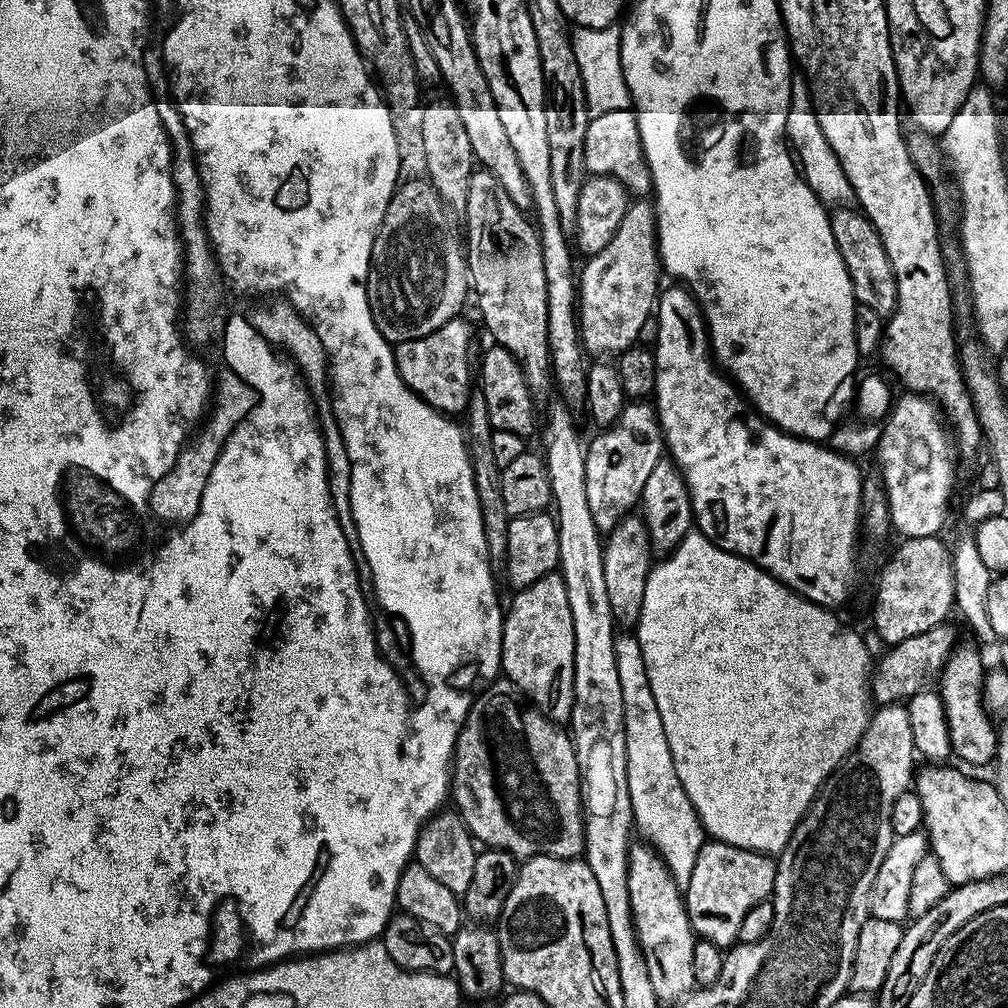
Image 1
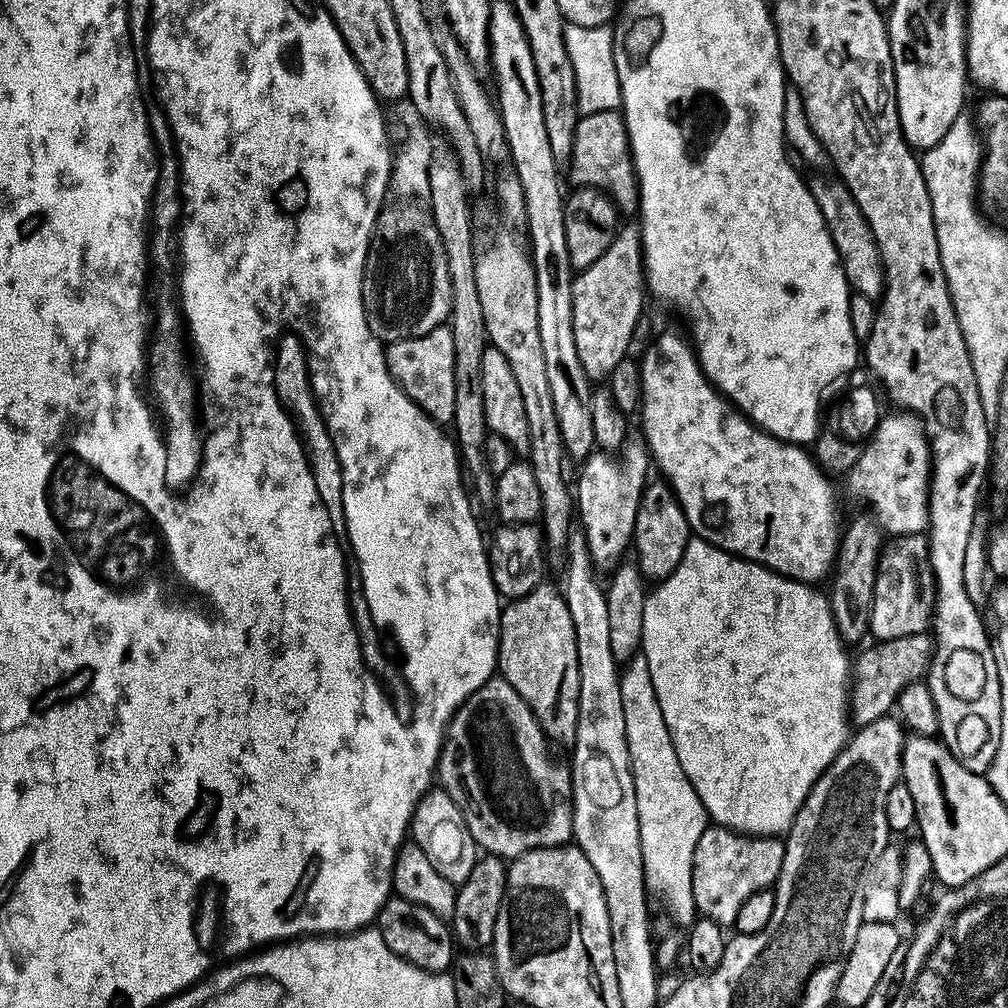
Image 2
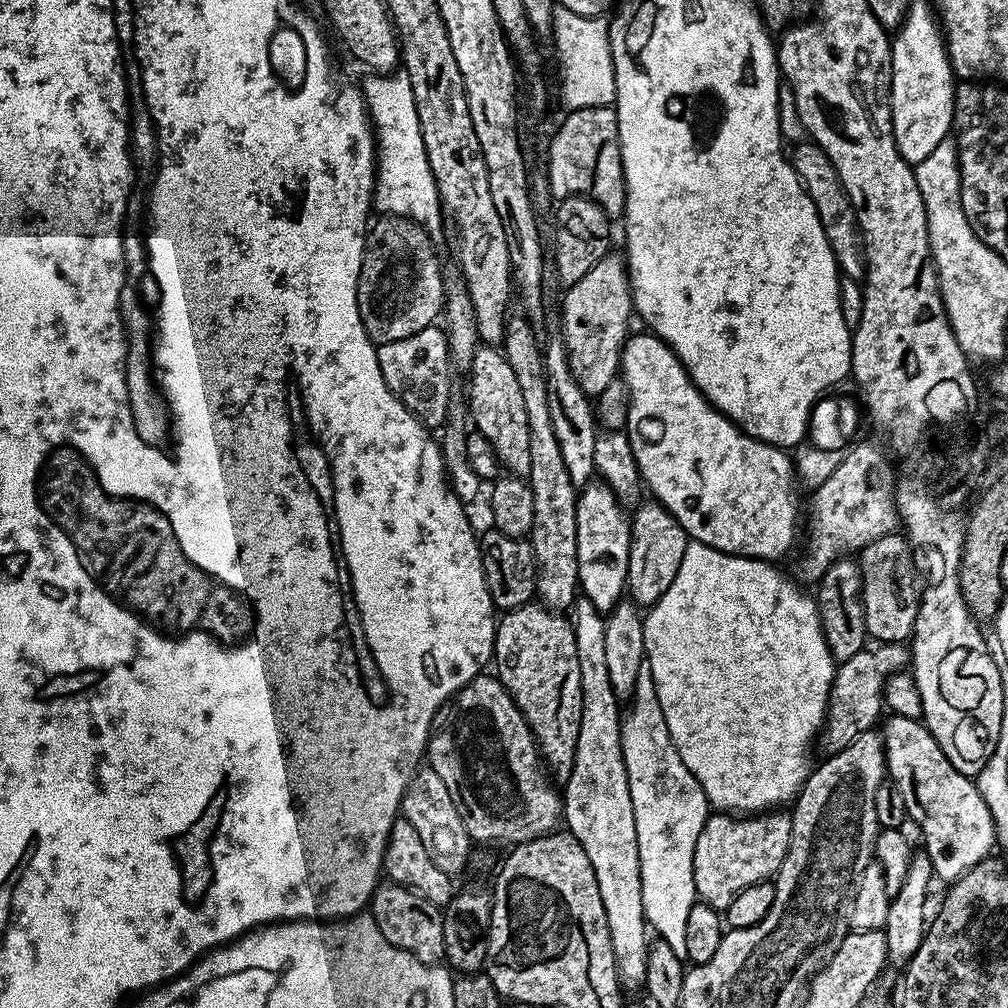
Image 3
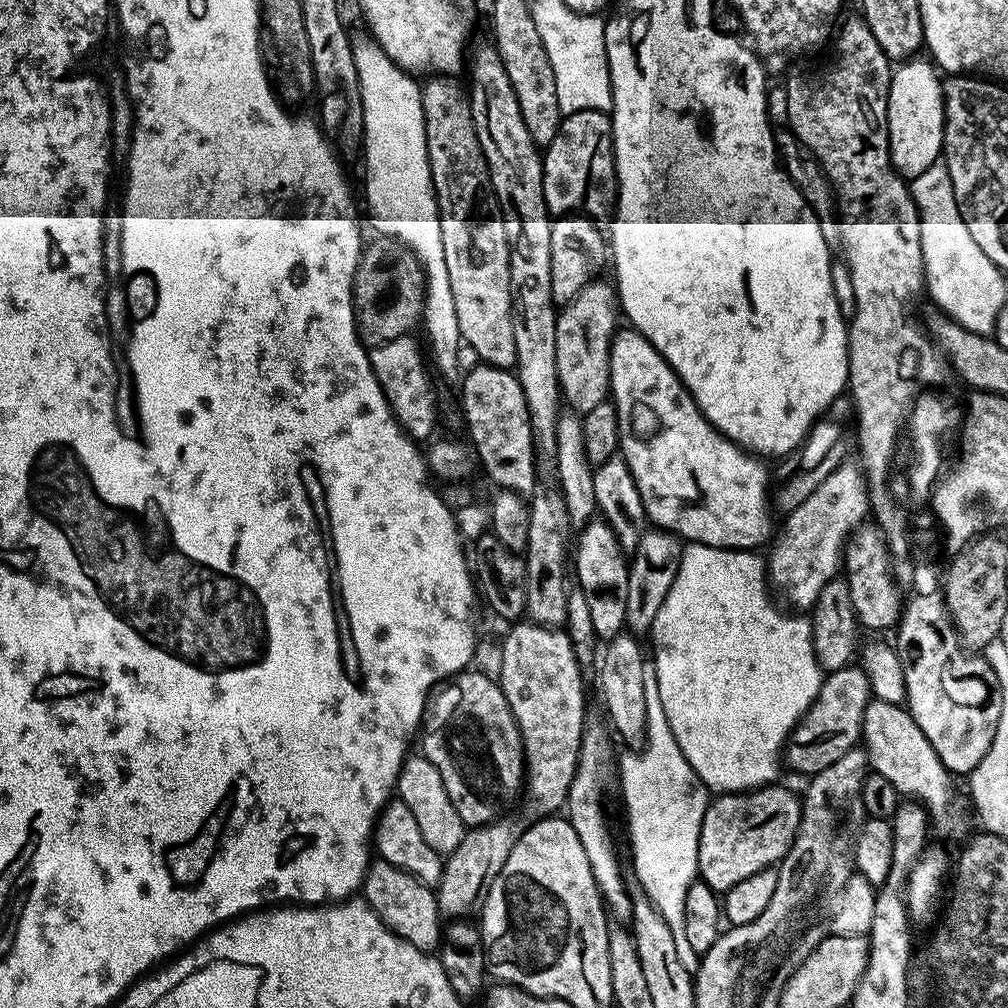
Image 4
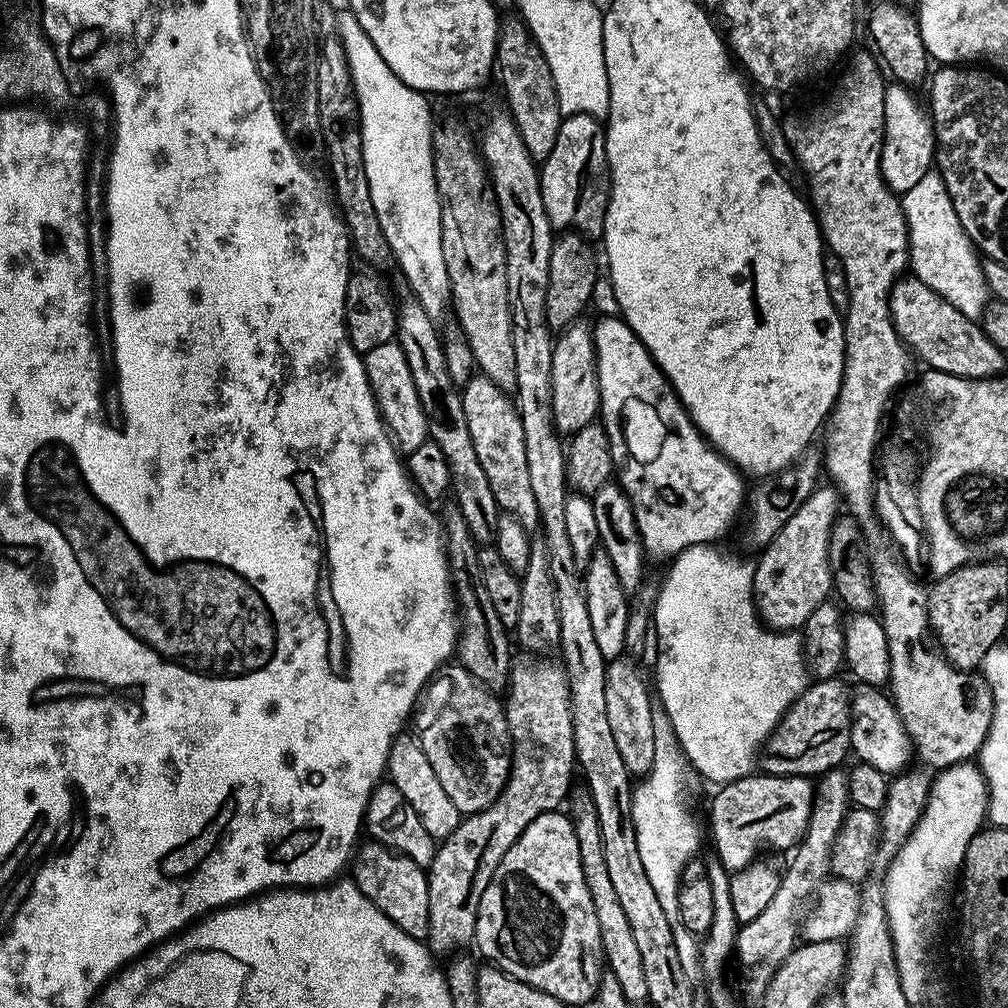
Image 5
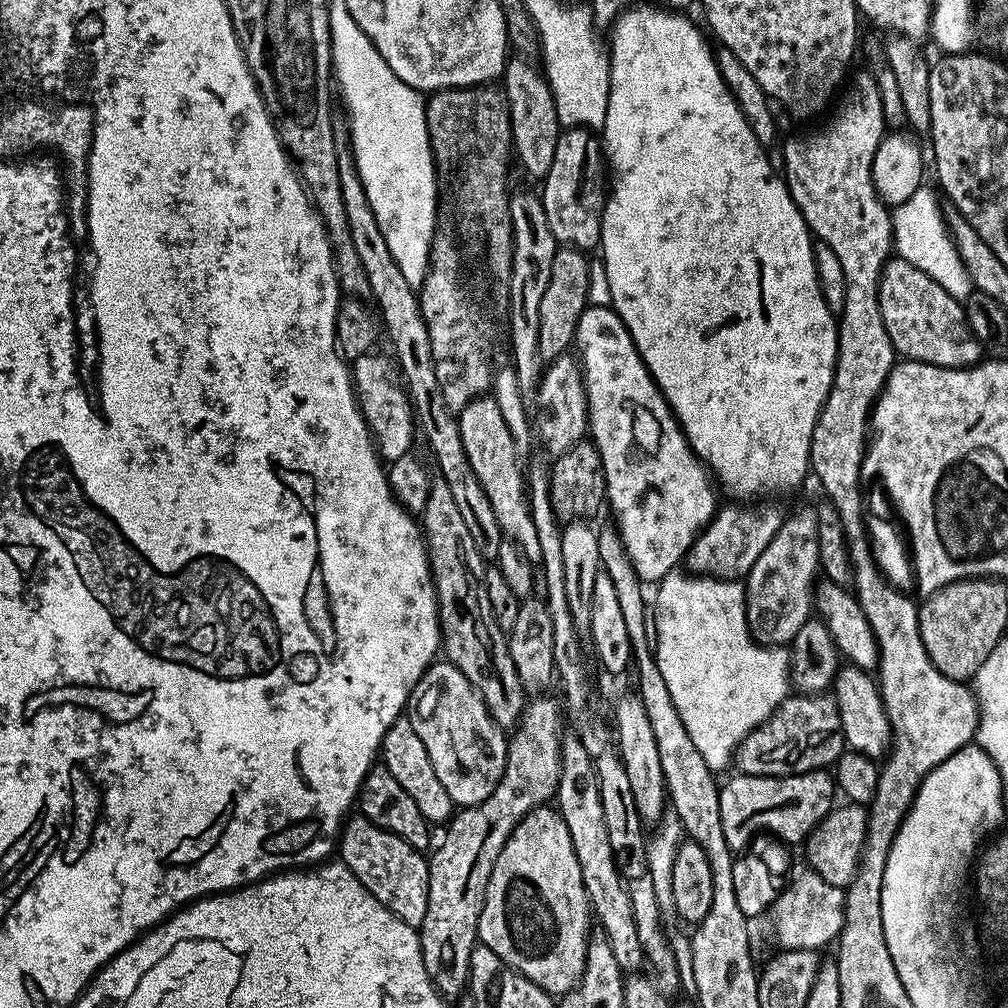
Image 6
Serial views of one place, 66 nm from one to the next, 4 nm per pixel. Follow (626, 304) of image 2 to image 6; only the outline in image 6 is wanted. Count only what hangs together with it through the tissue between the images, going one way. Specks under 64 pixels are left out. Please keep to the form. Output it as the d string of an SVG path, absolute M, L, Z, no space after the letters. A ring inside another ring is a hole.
M575 355L556 356L543 369L540 386L534 394L536 399L536 416L534 412L534 432L538 444L549 452L549 457L561 456L570 446L589 435L588 395L584 385L584 372Z

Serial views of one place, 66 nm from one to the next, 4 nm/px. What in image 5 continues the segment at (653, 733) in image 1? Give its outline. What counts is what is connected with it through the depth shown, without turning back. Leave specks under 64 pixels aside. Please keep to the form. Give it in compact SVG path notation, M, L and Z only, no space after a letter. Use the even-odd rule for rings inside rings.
M653 707L652 718L654 720L654 766L650 766L648 775L643 777L632 790L632 809L634 810L634 830L638 842L638 855L642 858L642 870L646 870L646 874L650 878L650 886L654 886L654 894L658 894L658 902L662 906L663 912L666 913L666 918L670 918L670 930L674 930L674 947L678 950L678 958L682 962L682 971L685 972L692 989L700 990L706 984L706 977L700 961L701 941L692 936L690 930L686 930L686 926L682 926L682 922L678 918L678 882L680 881L680 875L685 866L697 855L696 847L700 844L700 828L696 825L696 816L692 813L691 802L688 801L690 765L684 751L680 749L680 743L663 708Z

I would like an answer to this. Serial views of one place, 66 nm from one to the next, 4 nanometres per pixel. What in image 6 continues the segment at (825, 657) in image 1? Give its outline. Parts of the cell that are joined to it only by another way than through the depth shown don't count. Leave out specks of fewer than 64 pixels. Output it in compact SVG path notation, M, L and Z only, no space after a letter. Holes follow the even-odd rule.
M680 571L669 572L655 589L654 651L658 670L662 670L662 678L666 678L666 687L670 690L670 698L674 698L674 706L678 706L686 734L690 734L694 746L698 746L698 754L706 758L706 766L720 774L727 764L733 763L740 743L760 724L766 723L774 709L790 695L790 652L787 647L765 646L753 638L748 629L741 581L714 580L710 576L697 578L687 571Z

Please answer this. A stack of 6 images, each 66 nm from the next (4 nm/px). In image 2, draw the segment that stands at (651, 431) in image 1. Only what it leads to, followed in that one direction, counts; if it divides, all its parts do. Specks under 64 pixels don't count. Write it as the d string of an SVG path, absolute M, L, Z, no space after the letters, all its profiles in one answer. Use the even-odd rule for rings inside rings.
M629 438L624 441L624 447L619 449L618 457L603 450L593 451L592 455L586 457L579 465L580 477L574 480L574 508L578 513L578 520L582 525L582 531L586 538L586 546L590 550L592 564L596 567L597 573L611 574L620 567L625 559L624 550L628 550L634 534L634 522L638 514L638 502L644 492L644 485L649 479L648 468L650 469L650 457L648 445L640 438Z

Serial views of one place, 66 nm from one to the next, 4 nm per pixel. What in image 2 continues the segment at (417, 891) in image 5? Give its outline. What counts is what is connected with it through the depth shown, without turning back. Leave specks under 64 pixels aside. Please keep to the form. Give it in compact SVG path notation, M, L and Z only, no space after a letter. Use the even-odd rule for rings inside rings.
M393 895L378 917L378 927L386 946L406 962L427 972L447 973L454 963L454 937L445 917Z

